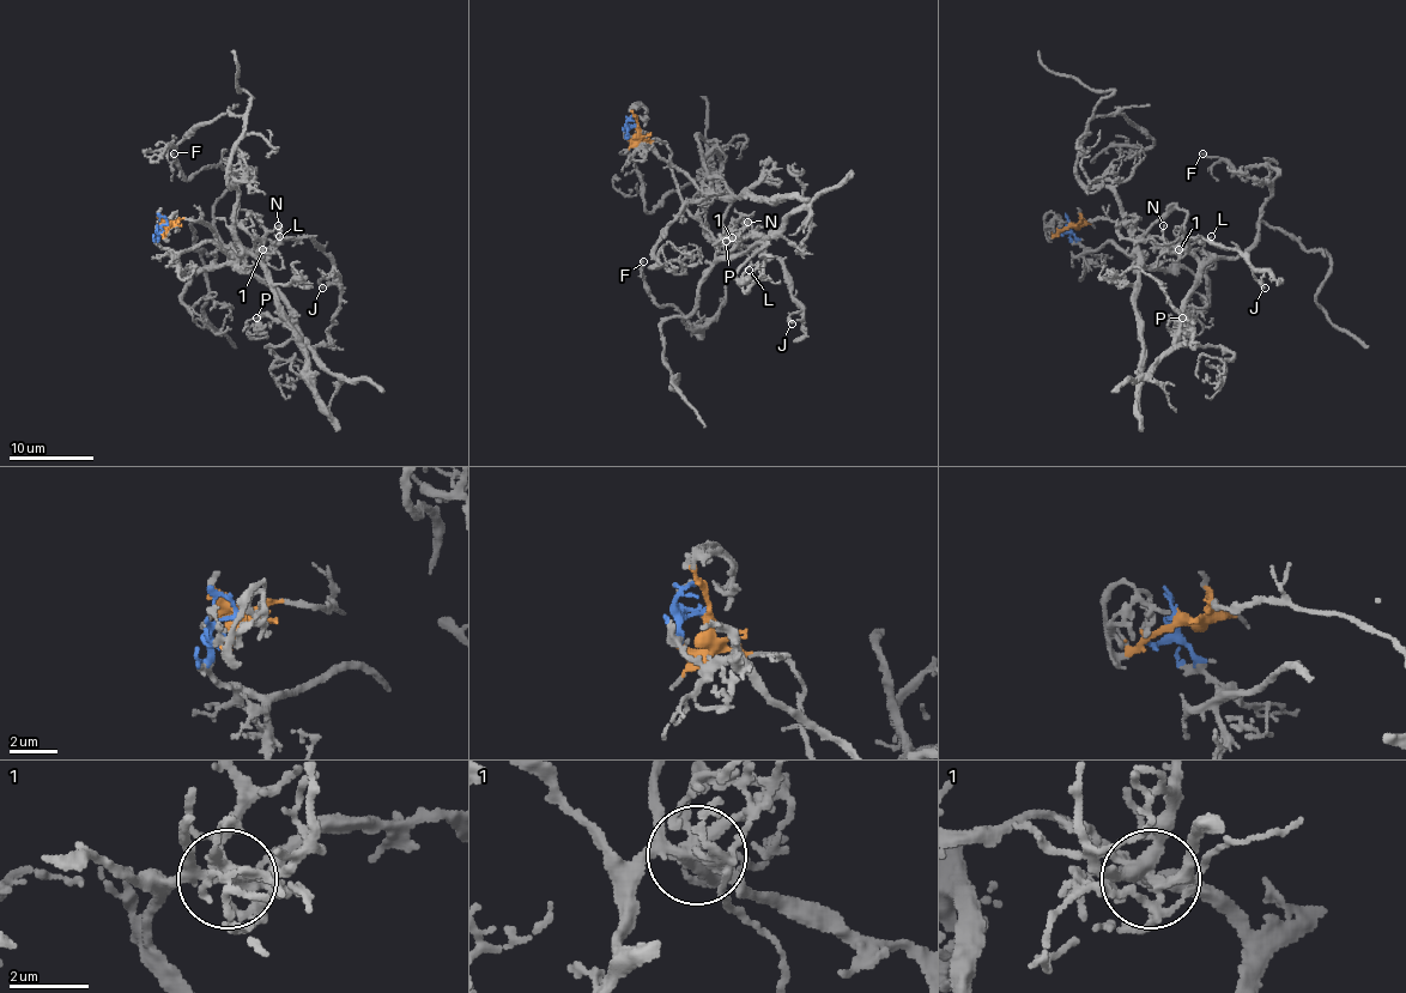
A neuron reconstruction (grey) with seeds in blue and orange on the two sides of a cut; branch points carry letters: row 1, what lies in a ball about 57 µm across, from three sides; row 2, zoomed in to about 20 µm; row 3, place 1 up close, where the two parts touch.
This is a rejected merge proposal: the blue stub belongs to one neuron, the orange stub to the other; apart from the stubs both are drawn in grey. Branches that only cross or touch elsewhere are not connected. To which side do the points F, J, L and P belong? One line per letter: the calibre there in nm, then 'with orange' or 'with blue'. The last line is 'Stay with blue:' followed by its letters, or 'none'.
F: 190 nm | with orange
J: 240 nm | with orange
L: 140 nm | with orange
P: 150 nm | with orange
Stay with blue: none

